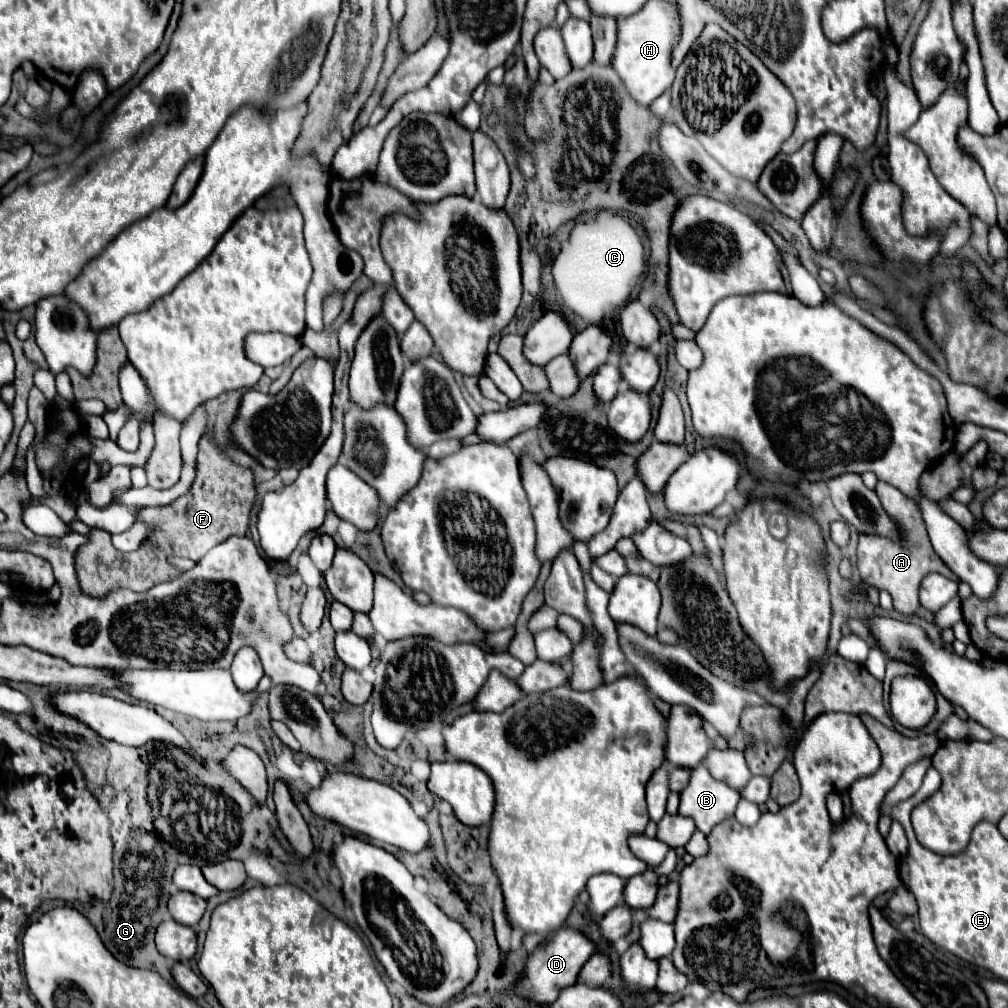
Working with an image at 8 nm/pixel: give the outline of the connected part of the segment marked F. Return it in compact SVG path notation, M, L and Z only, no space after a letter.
M204 436L198 444L198 466L196 466L196 480L190 488L190 492L182 498L178 498L174 504L164 506L164 508L142 508L140 520L142 522L154 522L154 526L158 526L158 530L154 530L154 538L150 538L150 542L144 542L138 550L130 552L130 554L122 554L118 552L112 542L110 542L110 534L106 534L104 530L90 530L88 536L88 544L82 546L82 550L78 550L78 558L76 558L76 570L78 570L78 580L82 590L86 590L86 594L90 596L106 596L108 592L116 590L116 588L128 588L134 592L146 592L152 586L160 584L160 582L168 582L170 578L176 578L180 572L176 568L172 568L168 564L168 556L176 554L182 558L190 558L194 562L200 562L204 558L204 554L208 550L212 550L214 546L222 544L226 538L230 536L242 536L248 530L248 514L254 502L254 478L252 472L236 466L234 462L230 462L228 458L224 458L218 448L212 446L210 438Z

